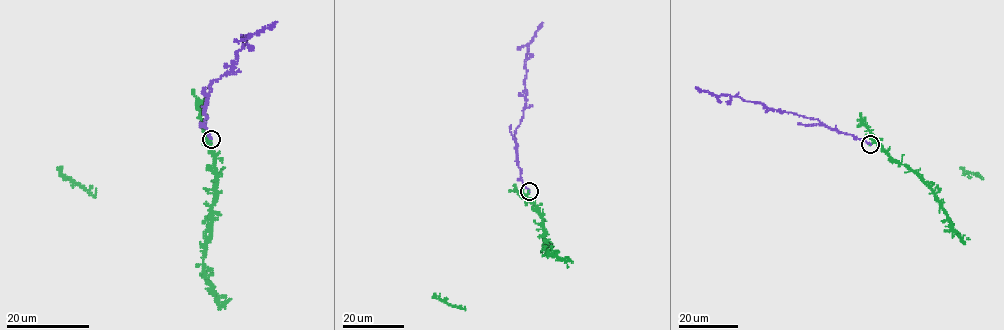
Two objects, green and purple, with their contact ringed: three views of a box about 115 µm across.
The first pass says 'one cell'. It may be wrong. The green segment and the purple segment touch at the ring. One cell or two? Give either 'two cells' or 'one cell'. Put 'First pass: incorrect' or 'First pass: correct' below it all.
two cells
First pass: incorrect

